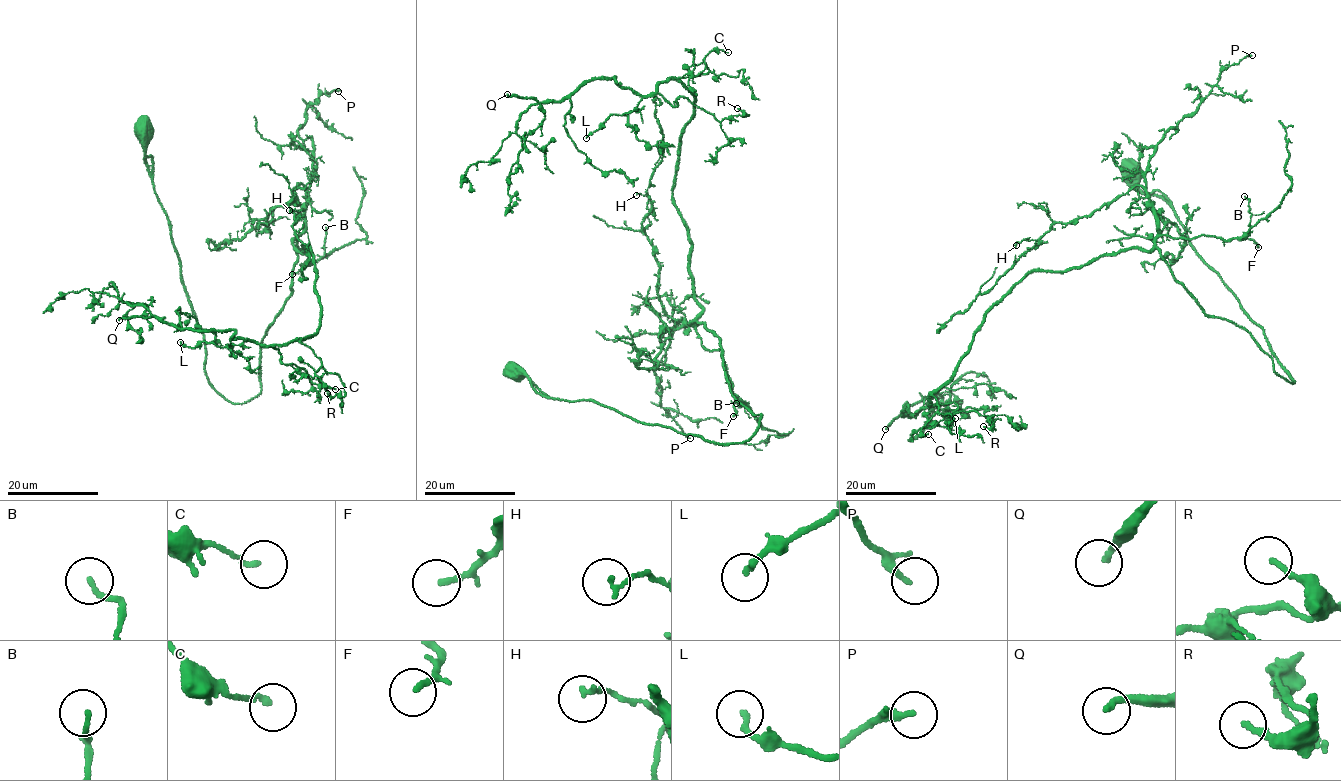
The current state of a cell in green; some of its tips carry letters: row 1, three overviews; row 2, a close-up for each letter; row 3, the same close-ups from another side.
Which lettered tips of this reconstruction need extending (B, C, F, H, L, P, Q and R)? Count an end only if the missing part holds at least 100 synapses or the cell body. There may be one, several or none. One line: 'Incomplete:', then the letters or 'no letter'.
Incomplete: Q

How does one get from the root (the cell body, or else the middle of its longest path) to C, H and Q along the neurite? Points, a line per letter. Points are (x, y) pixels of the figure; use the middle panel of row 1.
C: (514, 372), (546, 397), (718, 444), (756, 430), (697, 321), (673, 197), (696, 100), (679, 78), (728, 52)
H: (514, 372), (546, 397), (718, 444), (756, 430), (718, 337), (666, 314), (636, 195)
Q: (514, 372), (718, 444), (761, 414), (697, 321), (673, 197), (691, 91), (614, 76), (559, 102), (507, 94)

